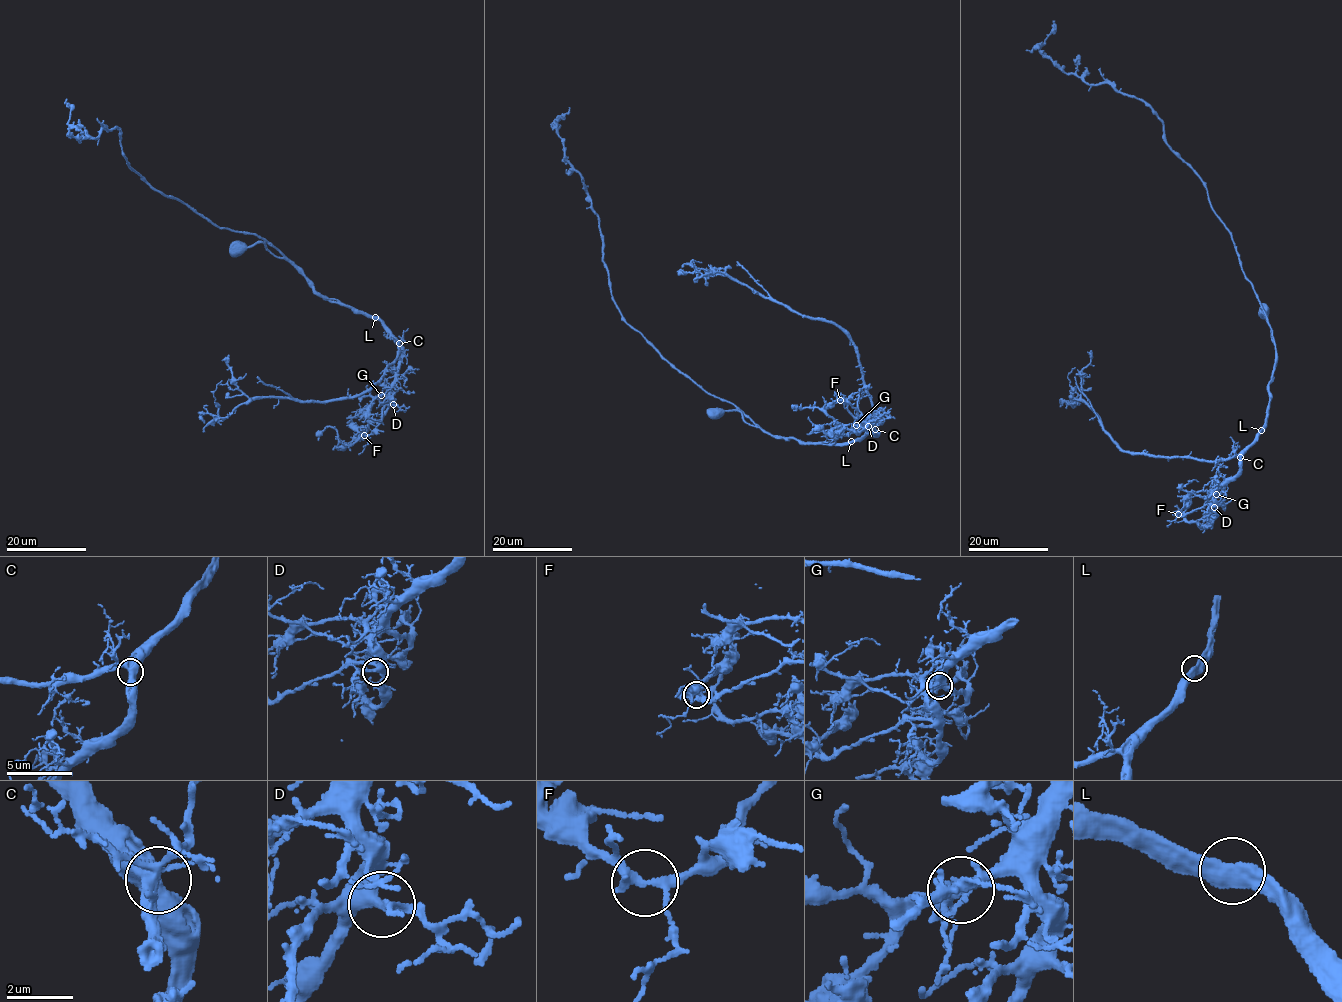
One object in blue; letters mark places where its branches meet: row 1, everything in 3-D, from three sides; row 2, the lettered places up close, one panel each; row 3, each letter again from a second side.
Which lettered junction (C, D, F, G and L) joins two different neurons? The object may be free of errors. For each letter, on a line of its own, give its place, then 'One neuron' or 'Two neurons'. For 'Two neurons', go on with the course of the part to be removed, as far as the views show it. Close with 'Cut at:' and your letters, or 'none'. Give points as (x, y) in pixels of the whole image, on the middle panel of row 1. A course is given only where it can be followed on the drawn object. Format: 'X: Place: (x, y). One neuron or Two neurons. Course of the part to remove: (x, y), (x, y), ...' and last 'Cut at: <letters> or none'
C: Place: (875, 429). One neuron
D: Place: (868, 426). One neuron
F: Place: (840, 400). One neuron
G: Place: (856, 425). One neuron
L: Place: (851, 441). One neuron
Cut at: none

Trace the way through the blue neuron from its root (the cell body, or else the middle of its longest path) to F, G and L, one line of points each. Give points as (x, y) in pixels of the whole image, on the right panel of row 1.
F: (1263, 310), (1276, 351), (1265, 422), (1242, 456), (1240, 473), (1219, 488), (1215, 505), (1206, 504), (1179, 514)
G: (1263, 310), (1276, 351), (1267, 416), (1242, 456), (1240, 473), (1216, 494)
L: (1263, 310), (1272, 332), (1276, 351), (1275, 369), (1268, 385), (1267, 416), (1261, 430)

